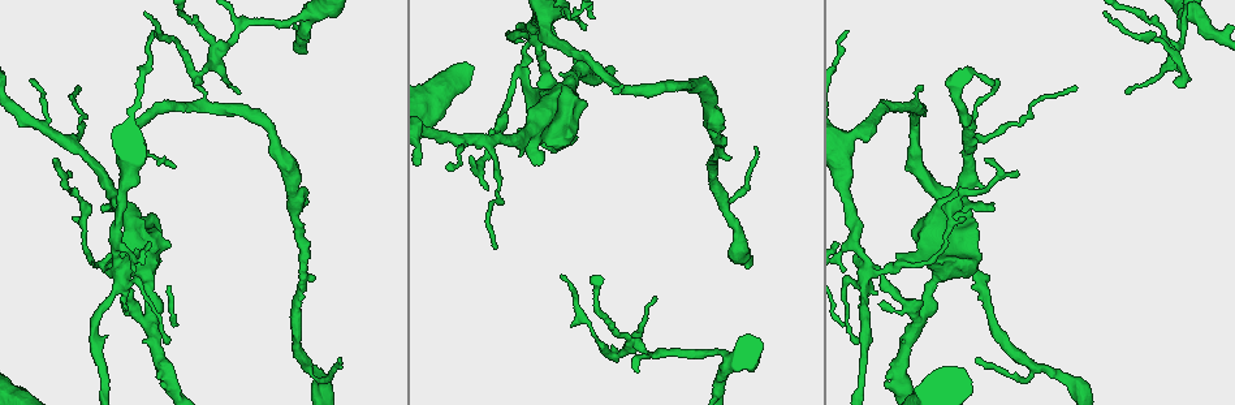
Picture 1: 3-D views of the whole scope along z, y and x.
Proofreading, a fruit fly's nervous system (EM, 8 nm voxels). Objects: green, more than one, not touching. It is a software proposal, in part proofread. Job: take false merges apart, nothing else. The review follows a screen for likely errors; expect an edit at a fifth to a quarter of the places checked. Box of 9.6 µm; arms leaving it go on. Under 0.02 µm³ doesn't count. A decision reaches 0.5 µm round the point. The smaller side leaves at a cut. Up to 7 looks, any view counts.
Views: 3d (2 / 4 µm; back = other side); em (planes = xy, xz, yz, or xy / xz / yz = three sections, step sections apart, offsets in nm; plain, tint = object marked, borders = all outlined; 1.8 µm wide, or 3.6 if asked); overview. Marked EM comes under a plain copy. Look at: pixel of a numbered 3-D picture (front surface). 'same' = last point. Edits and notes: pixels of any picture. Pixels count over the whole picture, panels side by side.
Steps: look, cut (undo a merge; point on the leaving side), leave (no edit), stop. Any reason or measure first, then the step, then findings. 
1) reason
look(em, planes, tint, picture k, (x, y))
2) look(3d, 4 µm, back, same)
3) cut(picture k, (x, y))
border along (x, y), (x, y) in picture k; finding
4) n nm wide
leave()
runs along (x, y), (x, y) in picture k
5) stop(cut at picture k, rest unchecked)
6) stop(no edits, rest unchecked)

look(em, planes, tint, picture 1, (868, 266))

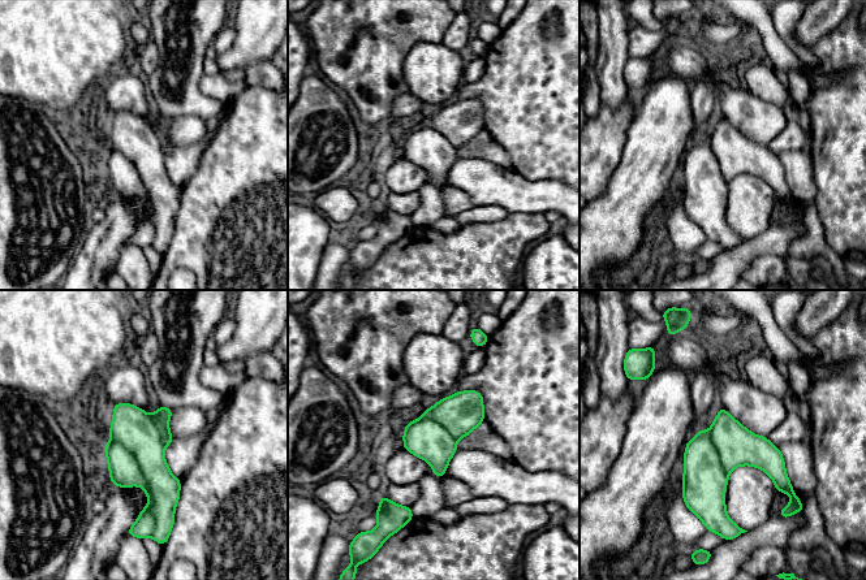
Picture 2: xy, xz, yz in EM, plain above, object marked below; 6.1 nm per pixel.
cut(picture 2, (124, 470))
a second neuron is stuck on

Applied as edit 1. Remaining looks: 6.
redraw
look(overview)

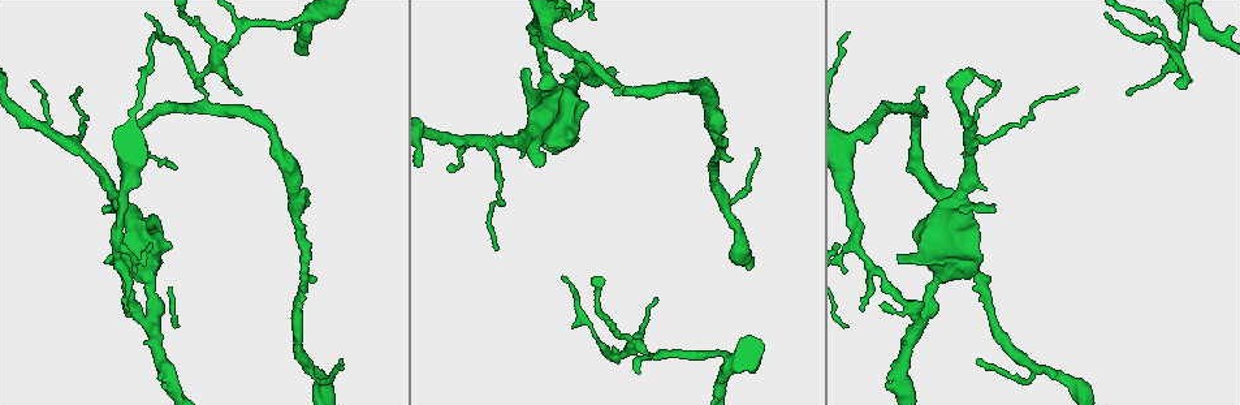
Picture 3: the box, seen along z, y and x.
calibre changes
look(em, 3.6 µm, yz, step 16, tint, picture 3, (114, 199))

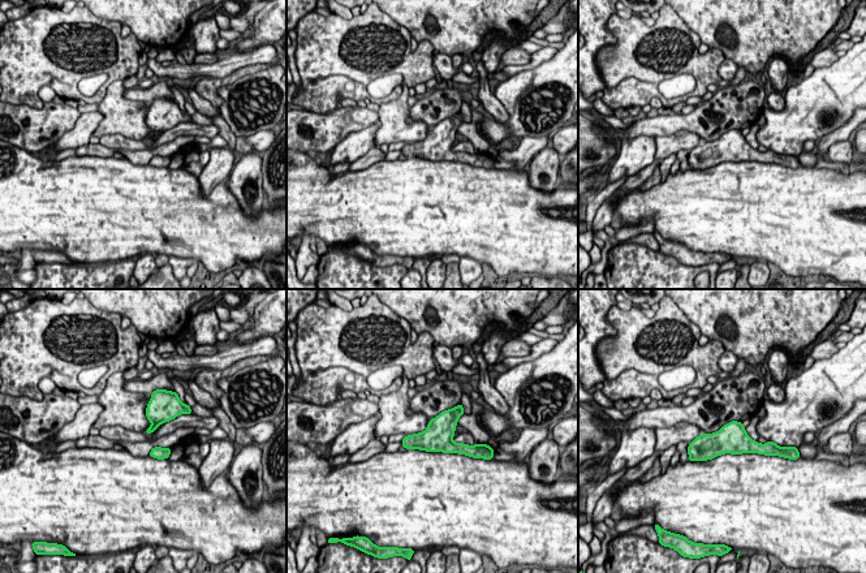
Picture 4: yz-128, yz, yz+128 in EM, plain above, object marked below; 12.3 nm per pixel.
cut it another way
look(em, 3.6 µm, xy, step 4, borders, same)

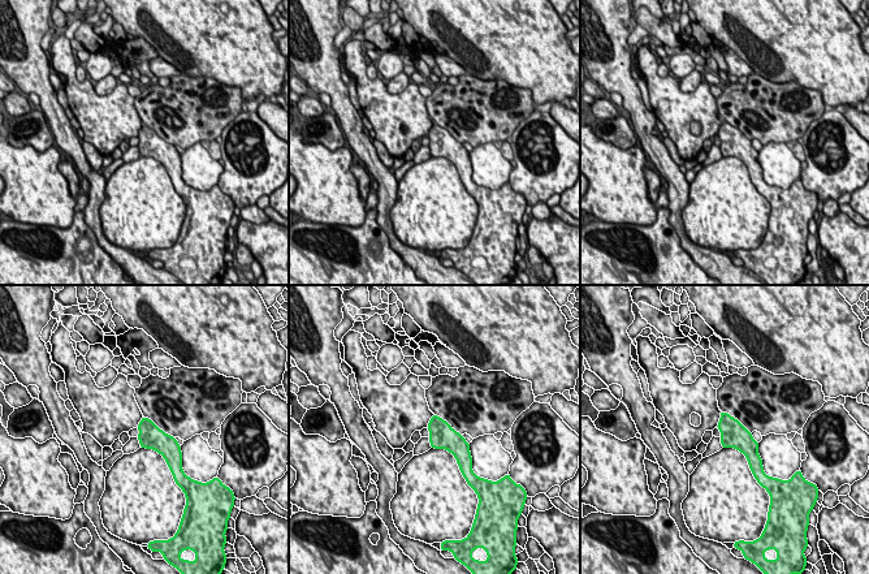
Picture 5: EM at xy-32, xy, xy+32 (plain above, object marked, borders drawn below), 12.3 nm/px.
300 nm wide
leave()
continuous, no second neuron

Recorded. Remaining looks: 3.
three arms meet
look(3d, 4 µm, back, picture 3, (919, 321))

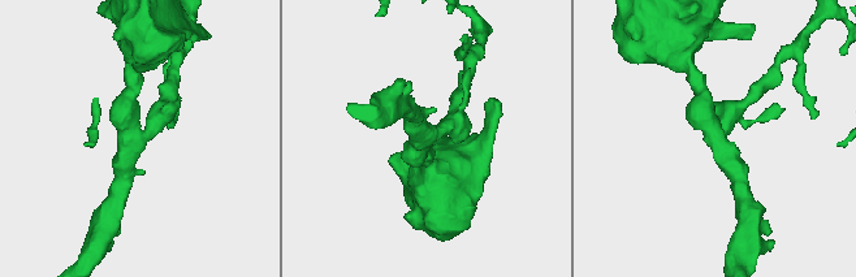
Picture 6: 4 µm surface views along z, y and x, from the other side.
look(em, planes, tint, picture 6, (713, 129))

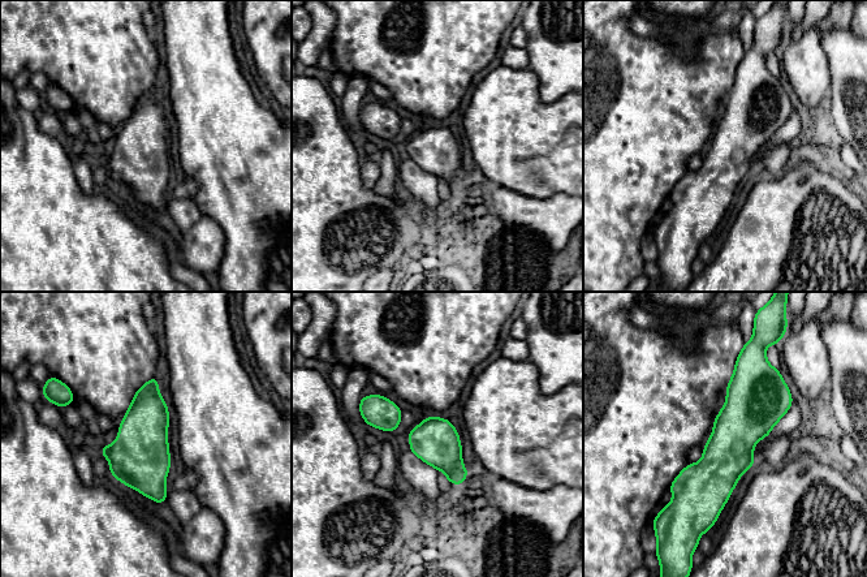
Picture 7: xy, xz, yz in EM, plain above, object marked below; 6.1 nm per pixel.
280 nm wide
leave()
all the same neuron

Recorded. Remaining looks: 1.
stop(cut at picture 2, rest unchecked)

